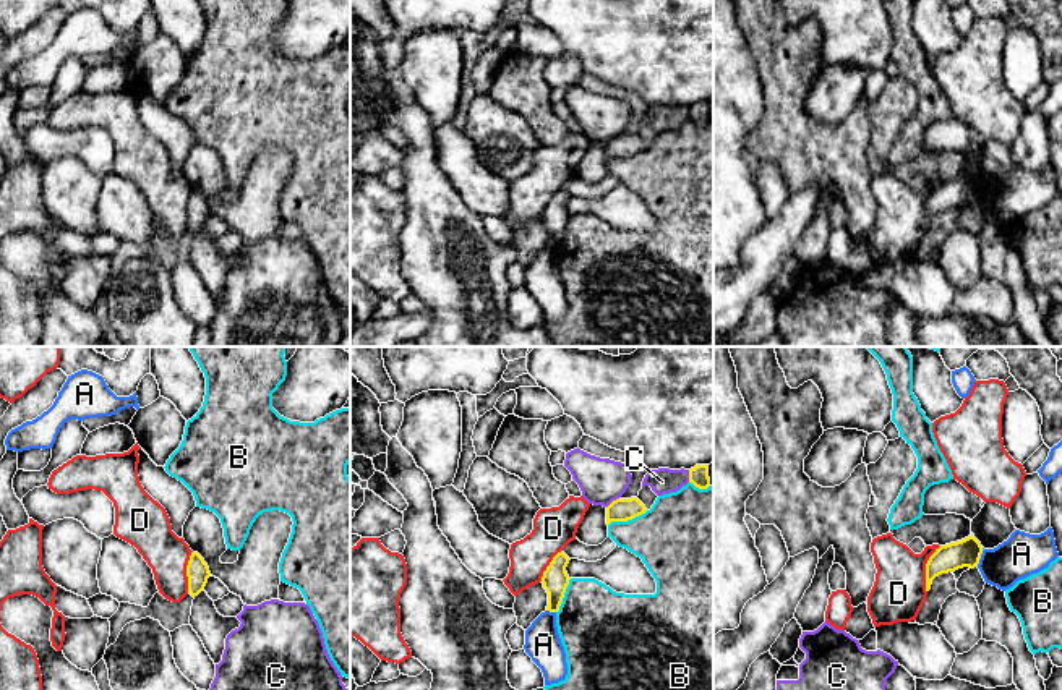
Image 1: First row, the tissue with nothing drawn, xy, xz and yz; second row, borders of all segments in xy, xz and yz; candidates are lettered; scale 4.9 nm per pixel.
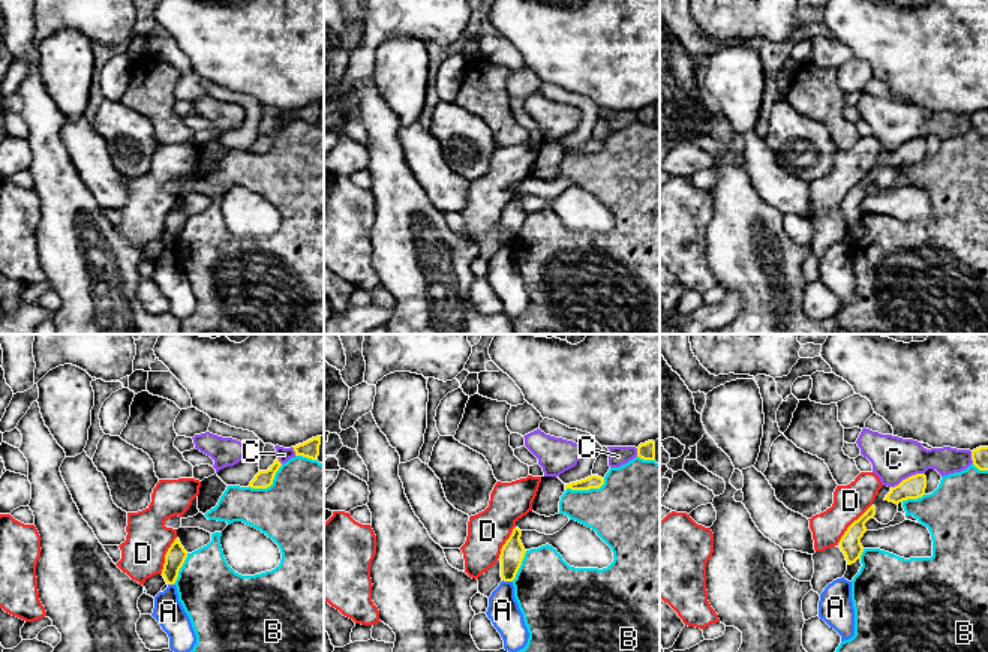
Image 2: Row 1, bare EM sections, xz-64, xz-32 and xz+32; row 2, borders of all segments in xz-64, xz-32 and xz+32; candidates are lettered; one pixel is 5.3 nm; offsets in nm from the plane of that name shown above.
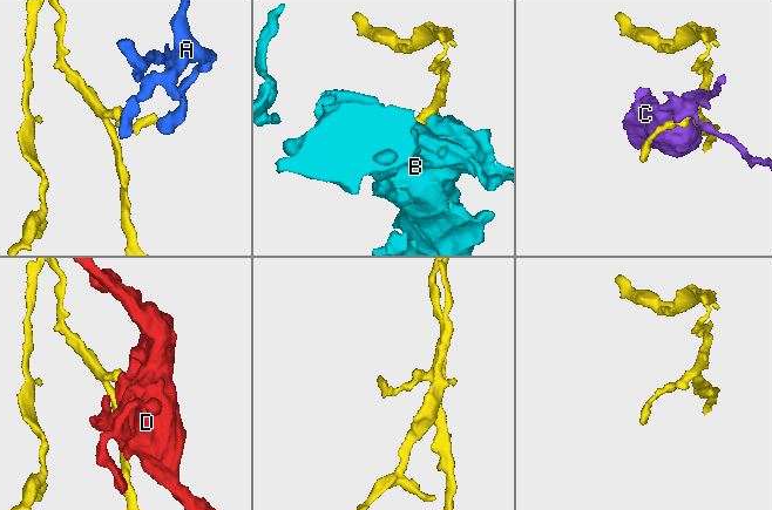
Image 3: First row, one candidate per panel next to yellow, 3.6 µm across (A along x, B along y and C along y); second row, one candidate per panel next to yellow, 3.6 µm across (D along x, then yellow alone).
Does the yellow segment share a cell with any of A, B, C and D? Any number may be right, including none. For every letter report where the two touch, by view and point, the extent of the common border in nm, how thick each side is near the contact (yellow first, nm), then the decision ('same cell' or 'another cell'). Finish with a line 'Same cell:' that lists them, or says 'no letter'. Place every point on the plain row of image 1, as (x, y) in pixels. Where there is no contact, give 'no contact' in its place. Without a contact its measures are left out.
A: contact yz (980, 195); length 90 nm; calibres 140 and 220 nm; another cell
B: contact xz (628, 156); length 220 nm; calibres 110 and 380 nm; another cell
C: contact xz (612, 140); length 80 nm; calibres 110 and 220 nm; another cell
D: contact yz (926, 206); length 240 nm; calibres 140 and 260 nm; another cell
Same cell: no letter

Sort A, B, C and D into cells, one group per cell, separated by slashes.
A / B / C / D

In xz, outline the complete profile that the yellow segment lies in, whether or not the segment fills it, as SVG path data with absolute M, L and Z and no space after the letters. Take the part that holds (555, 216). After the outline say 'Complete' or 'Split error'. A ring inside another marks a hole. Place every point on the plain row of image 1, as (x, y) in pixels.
M561 188L558 190L546 207L543 209L542 220L548 230L548 243L546 248L558 249L563 240L566 225L569 222L569 212L566 204L569 201L569 194Z. Complete

